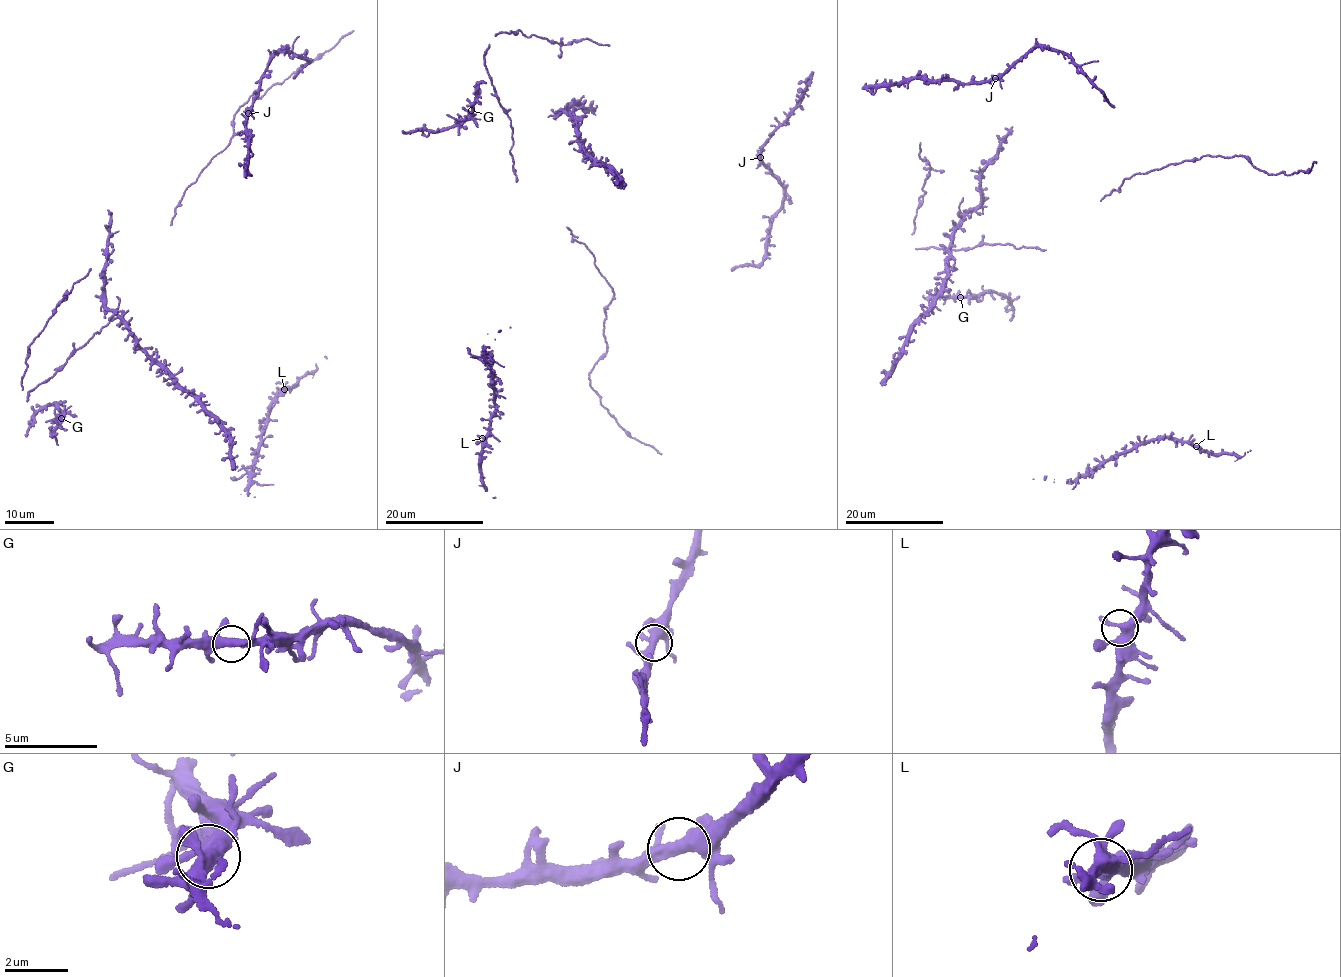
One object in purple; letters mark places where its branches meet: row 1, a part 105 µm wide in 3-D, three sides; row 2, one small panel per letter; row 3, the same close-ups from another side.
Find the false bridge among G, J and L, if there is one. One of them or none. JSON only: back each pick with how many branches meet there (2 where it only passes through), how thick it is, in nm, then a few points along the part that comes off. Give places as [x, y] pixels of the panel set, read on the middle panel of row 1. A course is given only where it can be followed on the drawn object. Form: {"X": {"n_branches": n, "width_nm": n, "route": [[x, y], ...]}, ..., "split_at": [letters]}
{"split_at": []}

